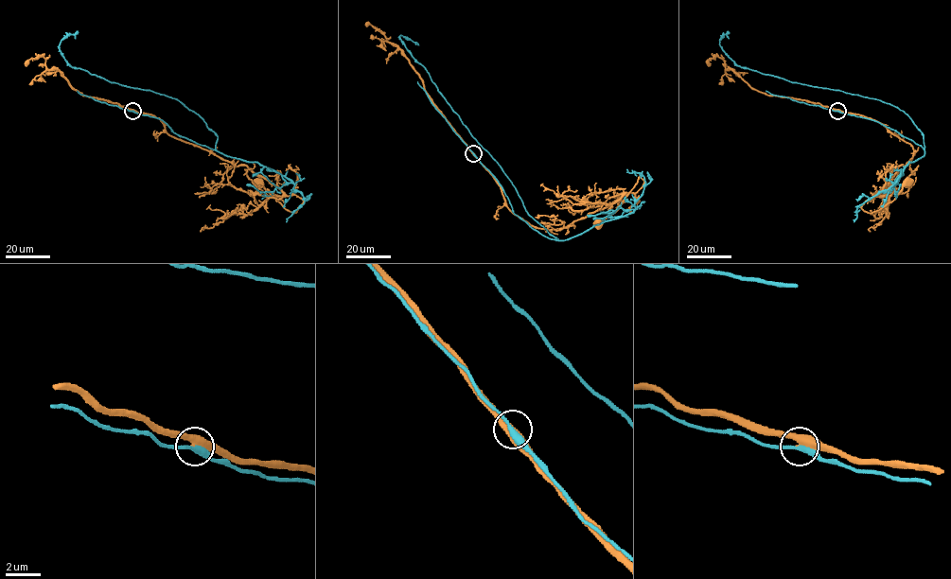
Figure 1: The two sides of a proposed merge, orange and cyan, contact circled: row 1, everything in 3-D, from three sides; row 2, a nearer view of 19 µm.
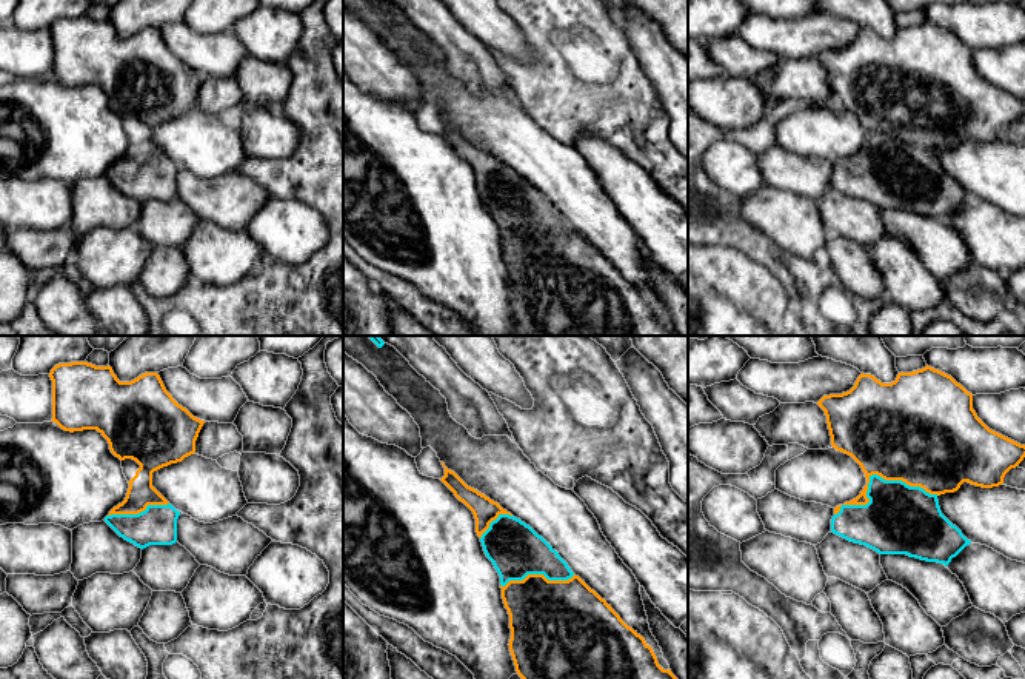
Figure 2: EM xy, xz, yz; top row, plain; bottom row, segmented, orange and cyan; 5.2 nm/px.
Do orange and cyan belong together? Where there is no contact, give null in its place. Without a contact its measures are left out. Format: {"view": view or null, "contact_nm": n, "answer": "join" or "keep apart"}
{"view": "yz", "contact_nm": 550, "answer": "keep apart"}

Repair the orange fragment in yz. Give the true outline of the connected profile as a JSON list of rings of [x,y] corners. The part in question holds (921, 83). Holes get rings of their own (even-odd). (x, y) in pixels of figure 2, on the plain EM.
[[[928,20],[913,28],[899,28],[891,38],[882,38],[874,31],[862,28],[850,46],[823,51],[817,60],[825,66],[833,103],[851,111],[866,132],[860,149],[843,160],[870,157],[866,146],[873,129],[885,135],[902,135],[910,142],[920,142],[930,149],[940,151],[957,146],[963,137],[982,143],[999,142],[1003,139],[1005,129],[1025,112],[1025,100],[990,85],[977,72],[971,48],[951,31]]]

